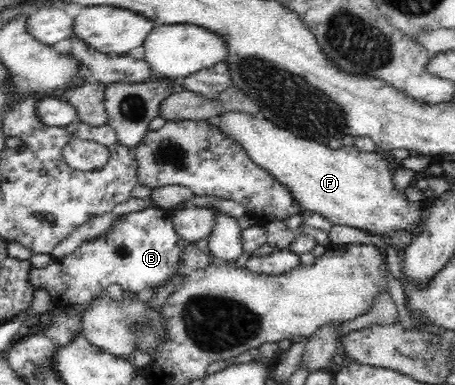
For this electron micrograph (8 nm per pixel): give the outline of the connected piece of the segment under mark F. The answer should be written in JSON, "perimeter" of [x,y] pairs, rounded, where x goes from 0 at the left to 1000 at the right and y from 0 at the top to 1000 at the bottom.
{"perimeter":[[[499,288],[473,317],[477,327],[486,327],[490,343],[534,374],[556,421],[635,483],[635,494],[644,499],[644,509],[653,514],[668,551],[710,558],[730,584],[793,595],[824,616],[859,616],[888,603],[912,618],[934,600],[941,538],[934,527],[925,527],[925,519],[899,522],[890,494],[864,478],[864,449],[855,447],[859,429],[833,405],[829,392],[793,392],[780,379],[756,374],[745,387],[727,387],[723,379],[651,353],[644,343],[604,325],[574,299],[554,301],[545,294]]]}

